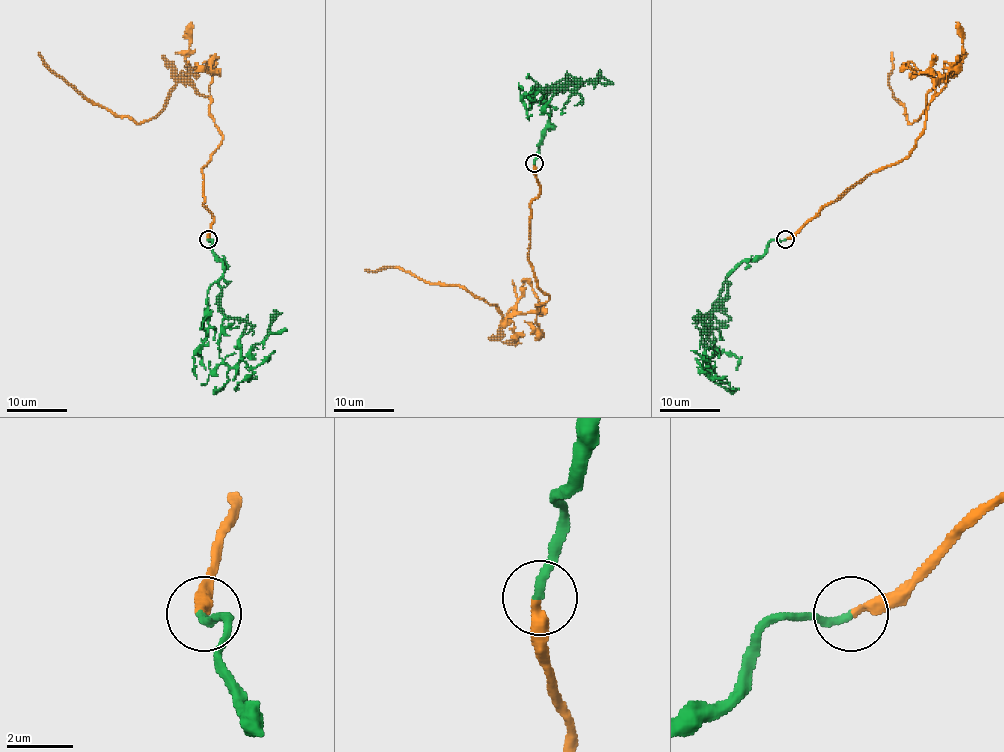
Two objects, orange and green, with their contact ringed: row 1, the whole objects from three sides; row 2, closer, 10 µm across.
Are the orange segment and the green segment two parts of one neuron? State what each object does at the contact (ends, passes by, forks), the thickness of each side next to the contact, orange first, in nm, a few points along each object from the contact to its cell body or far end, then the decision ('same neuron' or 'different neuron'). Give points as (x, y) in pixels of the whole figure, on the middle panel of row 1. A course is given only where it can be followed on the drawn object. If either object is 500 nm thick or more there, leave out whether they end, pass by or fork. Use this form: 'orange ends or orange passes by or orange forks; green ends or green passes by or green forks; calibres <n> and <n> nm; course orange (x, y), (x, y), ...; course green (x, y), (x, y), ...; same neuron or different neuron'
orange ends; green ends; calibres 320 and 240 nm; course orange (535, 164), (529, 251), (548, 296), (535, 311), (505, 319), (456, 284), (365, 269); course green (535, 164), (550, 117), (547, 92), (562, 79), (571, 86), (566, 84), (569, 75), (578, 86), (562, 114); same neuron

